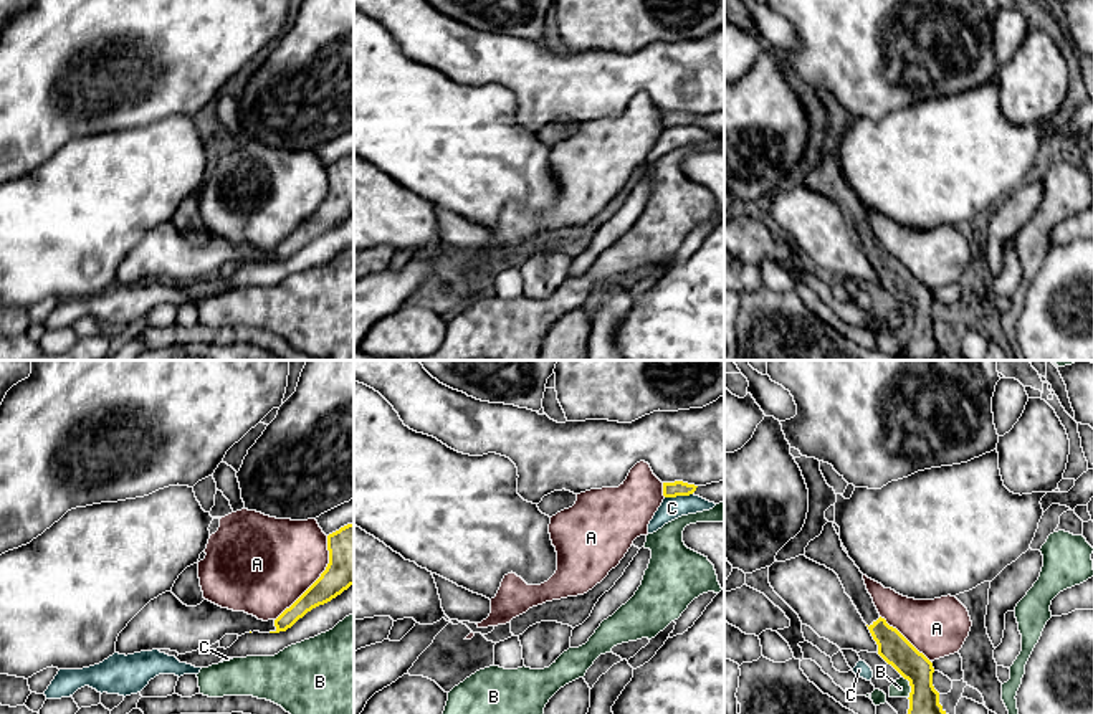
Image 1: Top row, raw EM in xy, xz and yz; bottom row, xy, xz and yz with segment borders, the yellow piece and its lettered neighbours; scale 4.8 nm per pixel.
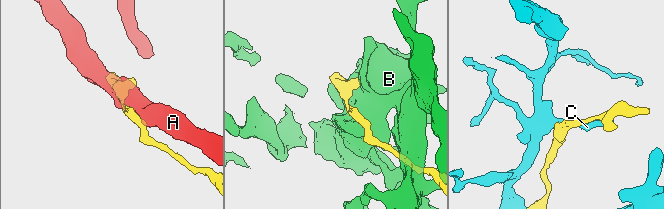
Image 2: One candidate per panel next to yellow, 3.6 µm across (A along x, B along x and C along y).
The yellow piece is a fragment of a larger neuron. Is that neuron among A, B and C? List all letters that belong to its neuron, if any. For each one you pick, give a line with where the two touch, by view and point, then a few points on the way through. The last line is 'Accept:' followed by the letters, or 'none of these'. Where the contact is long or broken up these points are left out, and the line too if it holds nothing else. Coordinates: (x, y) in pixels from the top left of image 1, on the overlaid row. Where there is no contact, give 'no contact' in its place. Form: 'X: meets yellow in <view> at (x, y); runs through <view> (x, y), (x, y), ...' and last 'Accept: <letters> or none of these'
Accept: none of these

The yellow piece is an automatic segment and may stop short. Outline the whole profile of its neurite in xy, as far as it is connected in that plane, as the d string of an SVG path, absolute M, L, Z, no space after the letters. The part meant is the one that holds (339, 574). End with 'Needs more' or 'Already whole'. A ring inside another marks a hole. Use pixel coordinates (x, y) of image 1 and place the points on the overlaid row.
M354 524L327 536L329 564L321 577L274 620L274 631L291 628L313 608L324 605L354 585Z. Already whole

